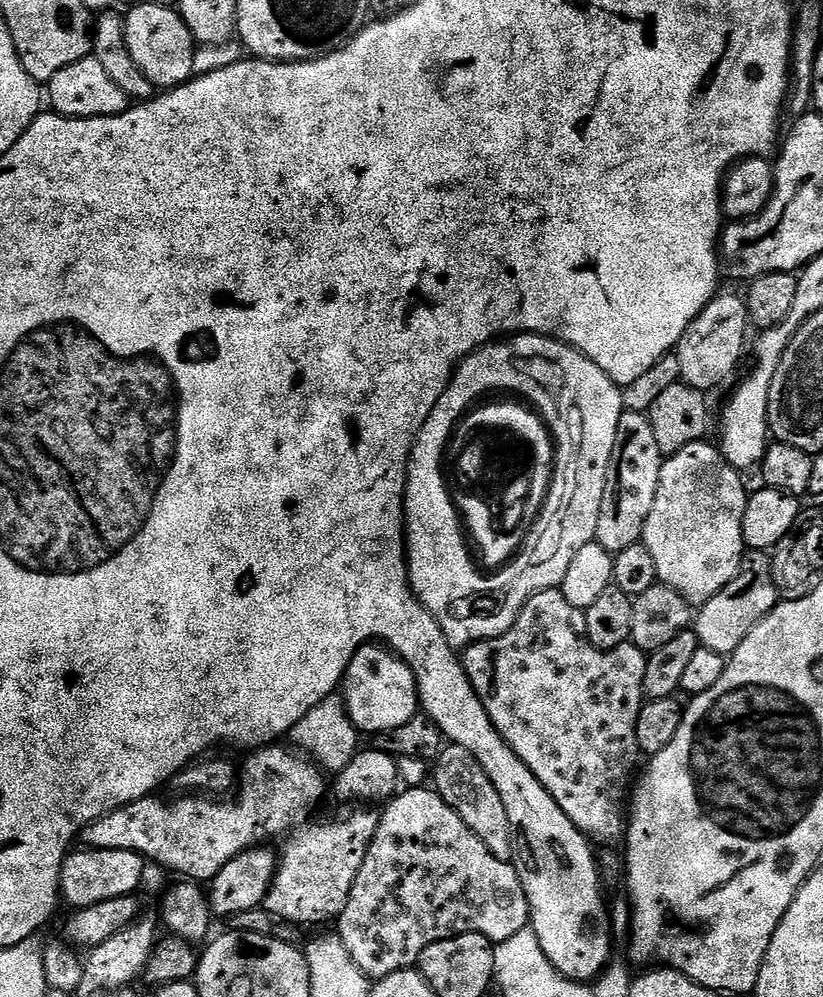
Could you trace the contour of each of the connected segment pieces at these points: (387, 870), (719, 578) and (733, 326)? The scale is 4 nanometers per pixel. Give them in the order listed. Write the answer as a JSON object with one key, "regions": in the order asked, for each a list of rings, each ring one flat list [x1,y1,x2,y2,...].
{"regions":[[[428,786,408,788,401,791,388,806,389,808,382,812,380,826,371,846,368,847,368,853,362,862,362,870,358,870,358,878,350,890,350,898,338,918,338,925,340,924,338,938,342,942,342,946,346,946,346,954,350,954,350,958,356,963,358,970,362,970,368,975,369,981,385,980,390,974,403,972,419,965,422,950,426,950,428,946,434,946,434,942,450,940,467,932,477,932,490,941,499,942,514,938,514,934,529,927,528,899,515,867,507,860,494,858,494,854,490,854,490,850,486,850,486,846,474,834,474,830,470,830,470,826,466,826,466,822,462,822,462,818,458,818,456,811,440,797,439,792]],[[704,440,694,442,678,454,667,457,660,466,658,494,650,510,650,518,644,523,642,542,654,558,659,583,672,588,693,606,710,602,736,577,746,559,742,518,746,514,749,489,744,489,744,480,715,443]],[[717,295,700,311,686,334,676,345,674,355,677,360,680,380,697,388,699,392,711,393,711,388,719,386,723,380,732,376,732,371,740,364,744,356,744,339,748,336,750,321,748,305,736,296]]]}

